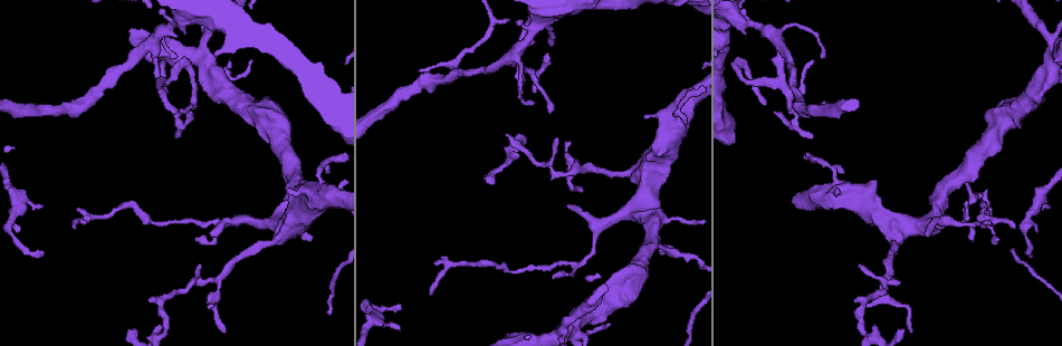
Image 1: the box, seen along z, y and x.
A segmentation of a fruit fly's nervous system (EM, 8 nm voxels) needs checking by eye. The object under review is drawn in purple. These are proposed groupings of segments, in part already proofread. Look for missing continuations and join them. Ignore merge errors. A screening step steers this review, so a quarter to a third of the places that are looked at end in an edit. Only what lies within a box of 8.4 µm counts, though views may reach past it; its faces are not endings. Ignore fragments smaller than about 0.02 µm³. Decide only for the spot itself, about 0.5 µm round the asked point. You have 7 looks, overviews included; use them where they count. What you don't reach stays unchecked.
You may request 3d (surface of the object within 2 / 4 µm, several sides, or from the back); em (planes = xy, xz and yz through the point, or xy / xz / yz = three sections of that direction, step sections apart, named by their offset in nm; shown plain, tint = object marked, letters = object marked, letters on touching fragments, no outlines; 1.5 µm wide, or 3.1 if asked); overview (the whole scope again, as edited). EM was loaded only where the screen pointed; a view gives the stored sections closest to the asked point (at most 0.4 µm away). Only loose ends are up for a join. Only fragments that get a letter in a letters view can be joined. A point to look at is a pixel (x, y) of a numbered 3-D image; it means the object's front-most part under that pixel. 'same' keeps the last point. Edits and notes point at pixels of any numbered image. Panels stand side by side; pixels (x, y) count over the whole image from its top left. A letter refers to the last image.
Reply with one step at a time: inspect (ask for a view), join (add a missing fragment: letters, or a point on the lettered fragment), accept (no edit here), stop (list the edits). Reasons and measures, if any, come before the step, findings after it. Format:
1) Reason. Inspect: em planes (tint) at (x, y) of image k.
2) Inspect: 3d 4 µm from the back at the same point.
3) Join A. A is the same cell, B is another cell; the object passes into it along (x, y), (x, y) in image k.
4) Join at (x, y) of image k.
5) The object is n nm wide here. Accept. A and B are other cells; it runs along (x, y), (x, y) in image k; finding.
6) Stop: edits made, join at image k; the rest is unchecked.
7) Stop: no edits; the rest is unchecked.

Branch stops here. Inspect: 3d 2 µm at (570, 206) of image 1.

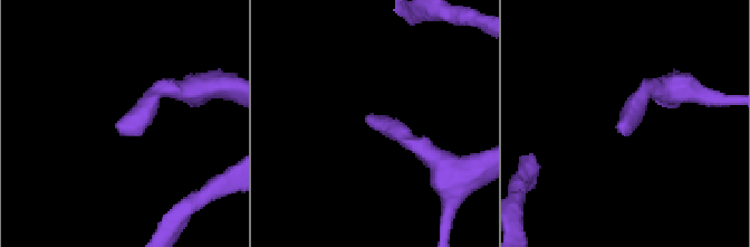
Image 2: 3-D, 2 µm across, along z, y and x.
Shape alone is not enough. Inspect: em yz step 4 (tint) at (622, 127) of image 2.

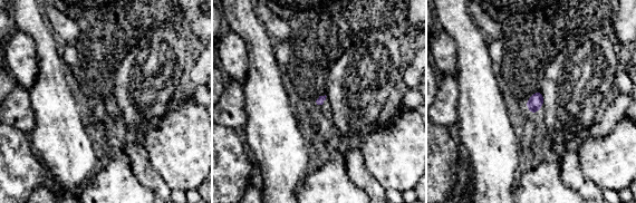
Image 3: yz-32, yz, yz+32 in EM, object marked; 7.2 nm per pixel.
Inspect: em planes (letters) at the same point.

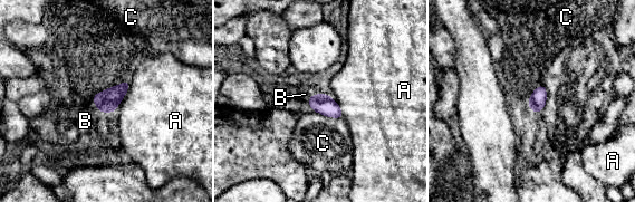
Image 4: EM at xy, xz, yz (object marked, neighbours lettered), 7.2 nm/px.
Join B. B is the same cell, A and C are other cells; the object passes into it along (107, 100), (97, 107), (85, 121) in image 4; it goes on there.

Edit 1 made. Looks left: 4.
Free end. Inspect: 3d 2 µm at (903, 329) of image 1.

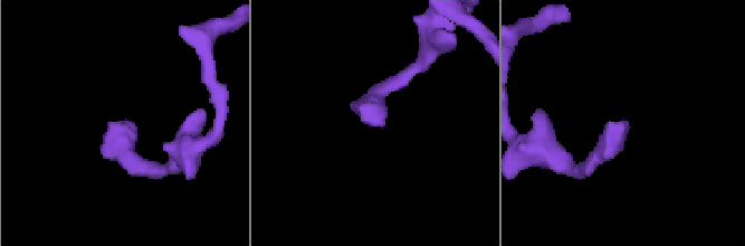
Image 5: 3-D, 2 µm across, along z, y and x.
Inspect: em xy step 8 (letters) at (625, 123) of image 5.

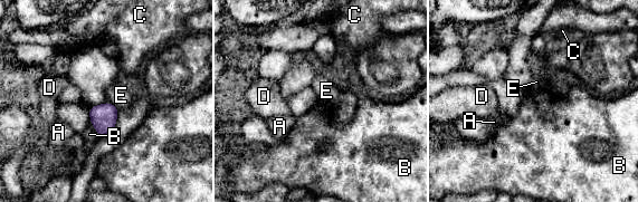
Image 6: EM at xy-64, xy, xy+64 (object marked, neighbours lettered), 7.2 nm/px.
Accept. A, B, C, D and E are other cells; a border runs along (89, 119), (100, 137) in image 6; no lettered fragment goes on from it.

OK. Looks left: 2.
Inspect: em planes (letters) at (547, 54) of image 1.

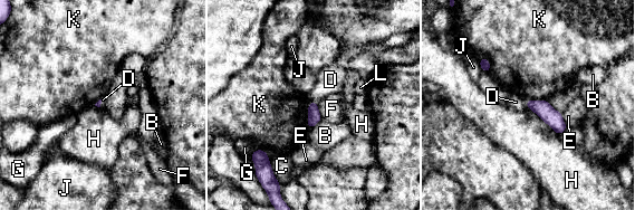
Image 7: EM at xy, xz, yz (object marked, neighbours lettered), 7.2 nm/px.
Accept. B, C, D, E, F, G, H, J, K and L are other cells; a border runs along (525, 99), (527, 107) in image 7; none of them fits.

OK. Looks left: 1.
Stop: edits made, join at image 4; the rest is unchecked.

